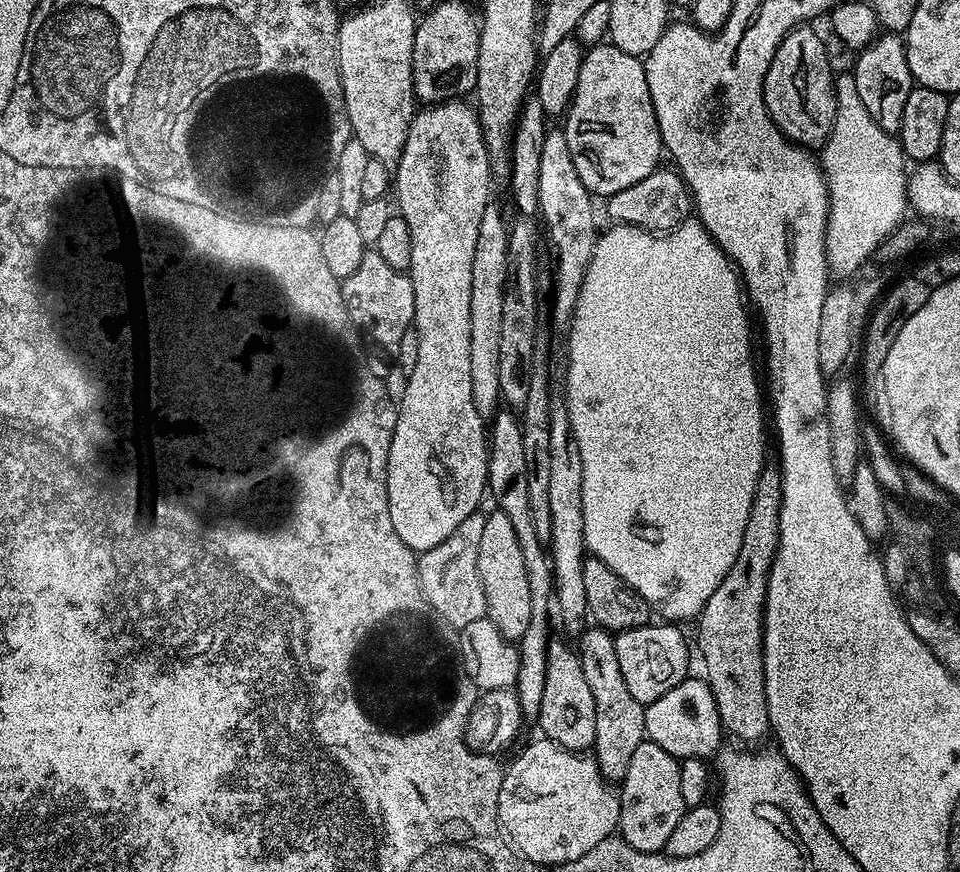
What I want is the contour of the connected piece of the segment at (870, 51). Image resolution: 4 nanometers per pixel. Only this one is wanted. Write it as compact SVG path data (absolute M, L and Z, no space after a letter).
M880 34L872 43L859 49L856 65L851 73L854 86L858 86L858 98L862 98L870 118L882 126L882 130L896 134L902 126L902 109L906 106L906 98L910 98L914 81L910 74L910 66L906 62L904 40L896 34Z

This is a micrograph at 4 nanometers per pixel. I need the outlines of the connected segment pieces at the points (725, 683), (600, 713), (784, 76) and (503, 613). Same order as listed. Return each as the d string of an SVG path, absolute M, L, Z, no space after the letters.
M765 466L760 471L754 502L750 502L750 518L734 566L726 570L726 578L718 590L710 594L710 602L699 614L696 644L704 659L706 681L712 688L723 731L744 746L769 735L766 686L764 685L764 603L768 579L780 541L782 514L782 473L779 467Z
M599 626L587 627L579 635L578 655L582 662L582 674L586 674L586 682L590 686L590 694L594 694L594 759L600 767L600 773L609 782L619 782L626 774L626 766L630 766L630 758L634 750L646 738L644 732L645 705L630 694L626 682L622 679L622 669L618 666L618 650L613 633Z
M812 26L793 28L778 46L764 79L764 104L780 133L809 150L828 141L836 117L836 86L825 43Z
M498 510L486 515L479 540L477 570L485 595L486 618L507 640L519 642L530 624L530 582L526 582L526 564L522 558L522 546L518 546L518 534L514 534L510 518Z

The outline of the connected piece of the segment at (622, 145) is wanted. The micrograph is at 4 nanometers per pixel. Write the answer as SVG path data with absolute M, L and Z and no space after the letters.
M609 42L591 45L578 70L578 86L568 105L562 131L578 178L596 198L618 194L658 168L662 145L654 114L653 89L646 82L644 60Z

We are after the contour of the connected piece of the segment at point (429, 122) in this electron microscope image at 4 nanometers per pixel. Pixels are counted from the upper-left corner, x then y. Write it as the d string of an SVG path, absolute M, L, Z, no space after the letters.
M457 98L448 100L445 104L424 106L412 118L412 125L406 134L406 146L402 150L400 159L394 165L394 196L400 203L398 214L405 220L410 234L410 264L407 274L414 290L414 318L412 328L417 334L418 354L414 362L414 370L404 380L404 393L398 396L396 409L396 425L392 431L392 441L388 443L388 509L390 522L406 542L406 546L419 554L428 551L431 547L444 542L456 527L474 514L481 507L480 499L485 499L488 486L488 438L486 435L486 422L478 414L474 406L474 394L470 390L470 278L474 270L474 245L478 242L478 226L482 223L482 210L490 207L488 191L492 188L494 177L488 158L488 147L480 129L480 118L477 109L471 103Z

